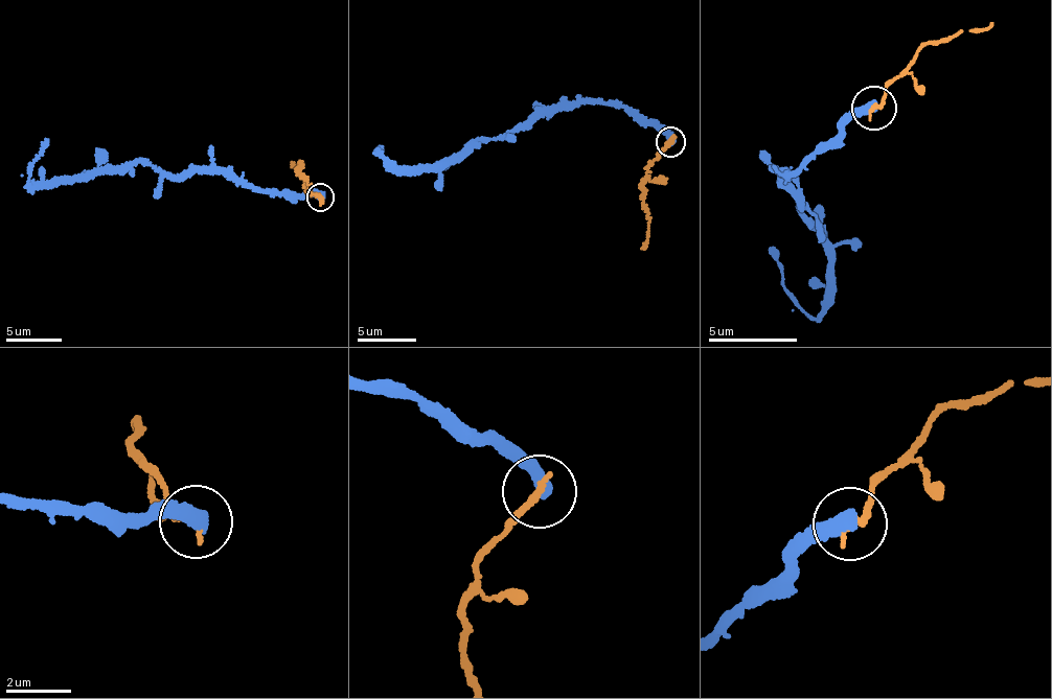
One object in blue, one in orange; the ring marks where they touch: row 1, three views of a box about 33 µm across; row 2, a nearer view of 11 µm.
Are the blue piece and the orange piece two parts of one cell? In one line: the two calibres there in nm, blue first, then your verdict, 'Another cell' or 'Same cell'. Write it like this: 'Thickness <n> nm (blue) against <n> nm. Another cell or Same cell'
Thickness 440 nm (blue) against 280 nm. Another cell

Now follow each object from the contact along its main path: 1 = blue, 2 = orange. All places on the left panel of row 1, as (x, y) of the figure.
1: (319, 196), (243, 186), (206, 171), (174, 175), (136, 161), (30, 187), (32, 163), (48, 139)
2: (319, 196), (298, 167), (302, 164), (297, 169), (291, 162)

